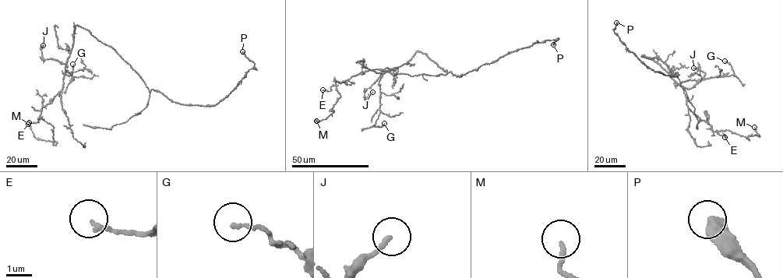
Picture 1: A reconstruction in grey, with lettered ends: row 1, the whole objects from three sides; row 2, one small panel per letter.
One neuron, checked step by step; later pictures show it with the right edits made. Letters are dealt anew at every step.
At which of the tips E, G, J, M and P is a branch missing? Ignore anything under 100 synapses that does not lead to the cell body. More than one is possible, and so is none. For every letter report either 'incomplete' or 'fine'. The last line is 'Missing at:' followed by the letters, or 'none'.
E: fine
G: fine
J: fine
M: fine
P: fine
Missing at: none

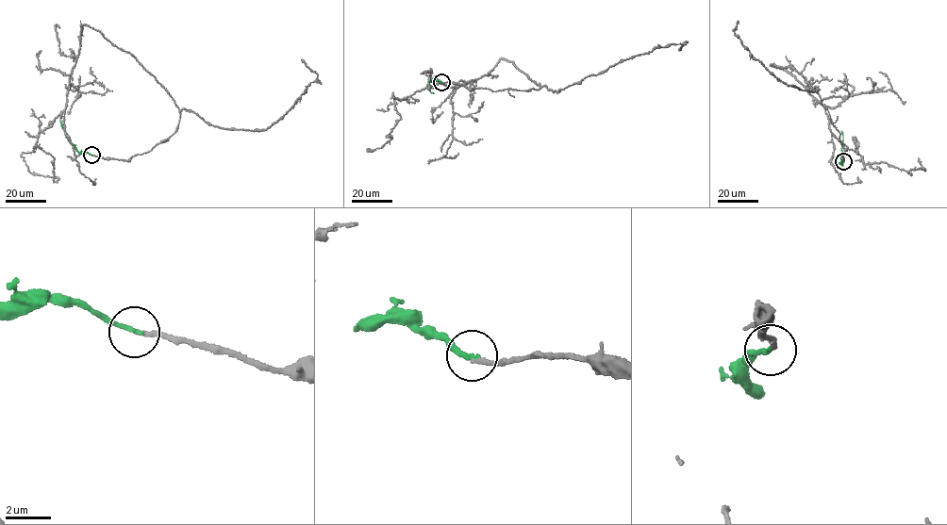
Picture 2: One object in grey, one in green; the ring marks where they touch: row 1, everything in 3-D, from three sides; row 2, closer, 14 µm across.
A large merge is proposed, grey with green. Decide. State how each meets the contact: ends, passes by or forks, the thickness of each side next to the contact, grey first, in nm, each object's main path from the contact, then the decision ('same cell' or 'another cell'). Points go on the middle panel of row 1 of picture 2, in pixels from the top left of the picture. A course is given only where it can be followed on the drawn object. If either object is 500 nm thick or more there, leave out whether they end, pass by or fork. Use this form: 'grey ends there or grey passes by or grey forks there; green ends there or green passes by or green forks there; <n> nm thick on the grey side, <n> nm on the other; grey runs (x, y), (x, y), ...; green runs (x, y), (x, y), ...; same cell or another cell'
grey ends there; green ends there; 190 nm thick on the grey side, 200 nm on the other; grey runs (441, 82), (540, 86), (501, 58), (456, 87), (394, 99), (391, 137), (369, 149); green runs (441, 82), (437, 79), (428, 81), (429, 90), (434, 93); same cell

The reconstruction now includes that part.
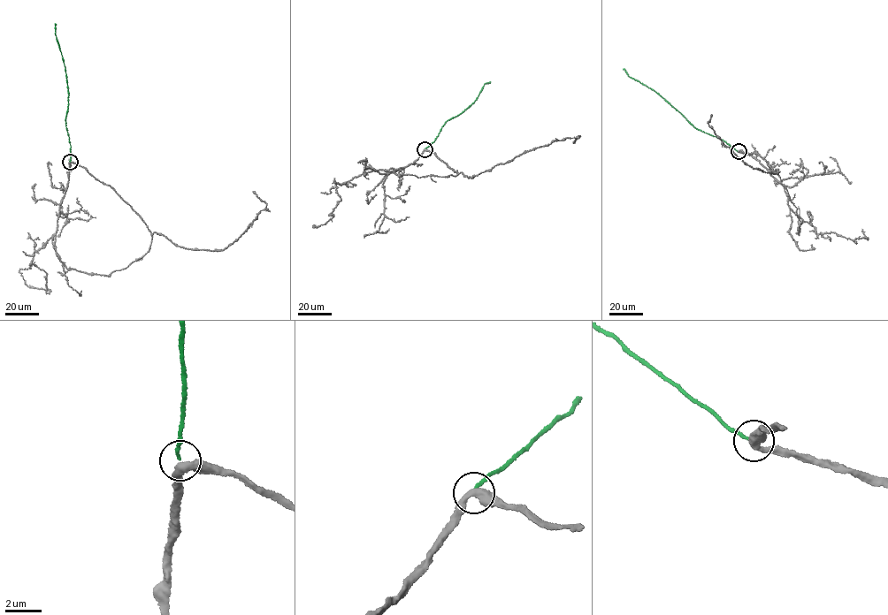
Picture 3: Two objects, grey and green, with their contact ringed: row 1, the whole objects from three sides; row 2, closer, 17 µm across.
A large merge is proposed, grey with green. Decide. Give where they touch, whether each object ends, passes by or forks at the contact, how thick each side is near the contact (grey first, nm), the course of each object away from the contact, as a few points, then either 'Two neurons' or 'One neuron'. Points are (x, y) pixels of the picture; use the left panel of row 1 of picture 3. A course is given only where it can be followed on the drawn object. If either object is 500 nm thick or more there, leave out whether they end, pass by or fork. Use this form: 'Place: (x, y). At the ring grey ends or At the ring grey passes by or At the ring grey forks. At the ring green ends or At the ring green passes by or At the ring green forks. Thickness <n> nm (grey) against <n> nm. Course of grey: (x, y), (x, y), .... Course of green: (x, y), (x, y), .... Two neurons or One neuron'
Place: (70, 162). At the ring grey passes by. At the ring green ends. Thickness 360 nm (grey) against 140 nm. Course of grey: (70, 162), (113, 188), (151, 234), (193, 249), (222, 250), (238, 239), (266, 206), (253, 191). Course of green: (70, 162), (65, 119), (68, 93), (55, 24). One neuron

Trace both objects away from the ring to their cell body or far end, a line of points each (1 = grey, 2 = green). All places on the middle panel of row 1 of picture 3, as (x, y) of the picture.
1: (424, 149), (434, 153), (457, 174), (461, 172), (472, 178), (538, 148), (580, 136), (573, 142)
2: (424, 149), (435, 140), (445, 122), (463, 112), (475, 101), (484, 84), (489, 81)

